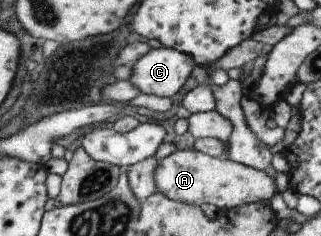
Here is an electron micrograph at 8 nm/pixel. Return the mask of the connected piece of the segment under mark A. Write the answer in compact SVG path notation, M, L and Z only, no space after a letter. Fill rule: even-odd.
M195 149L176 150L163 157L155 167L153 180L155 191L169 200L197 206L205 202L221 211L256 202L268 203L276 193L274 182L265 171L227 160L226 157L213 158Z

